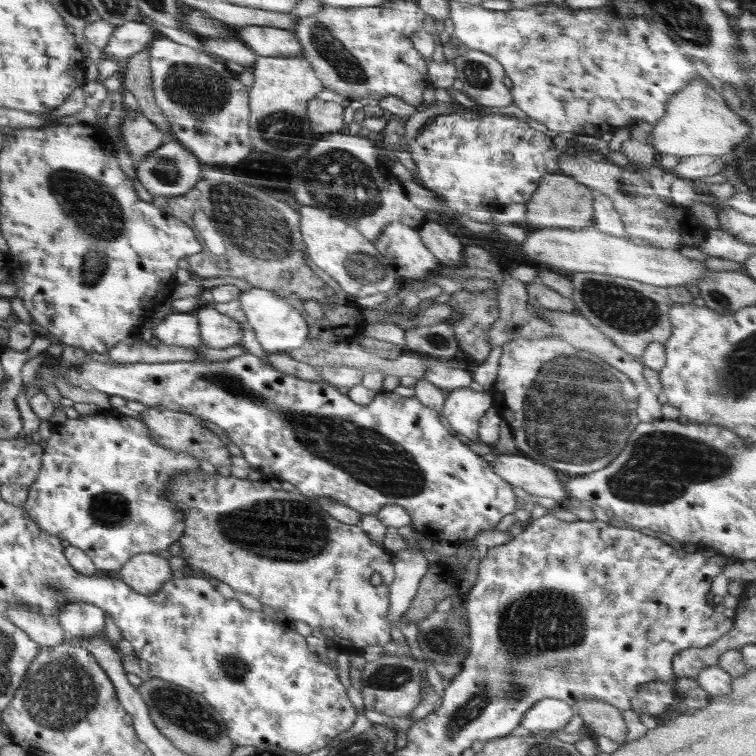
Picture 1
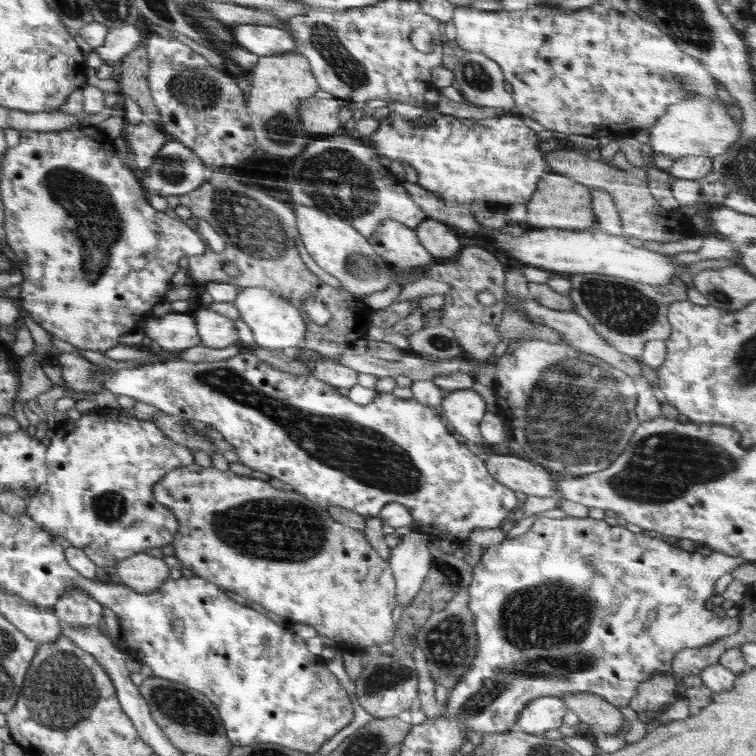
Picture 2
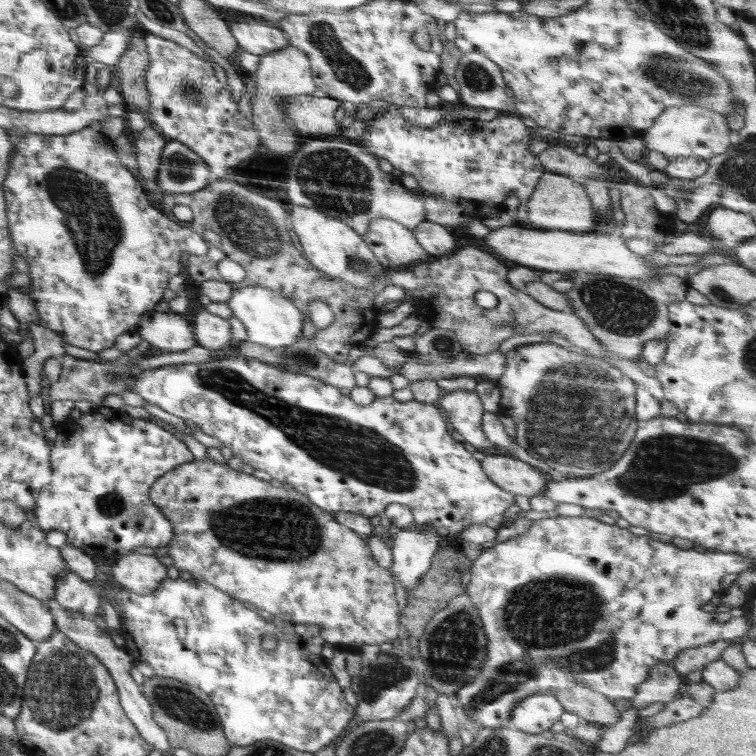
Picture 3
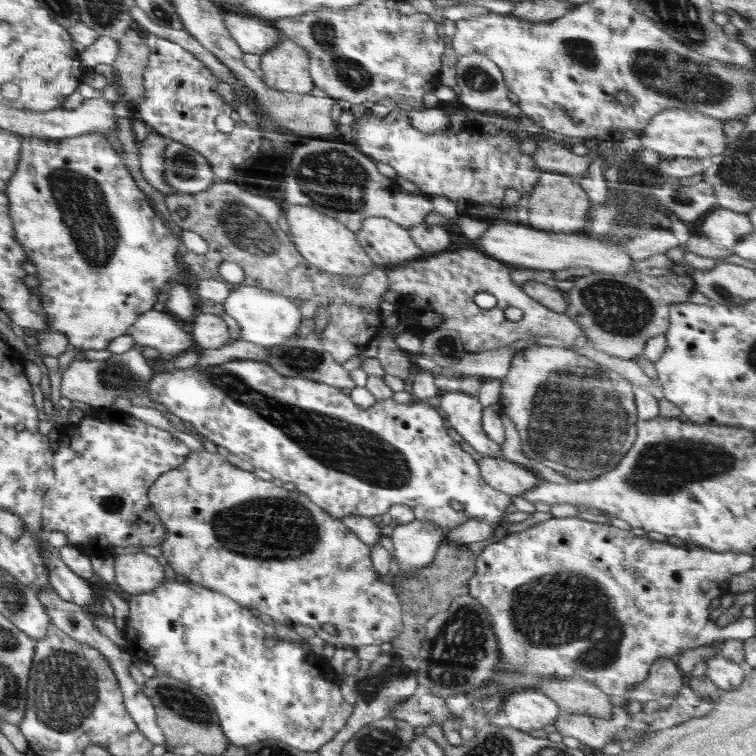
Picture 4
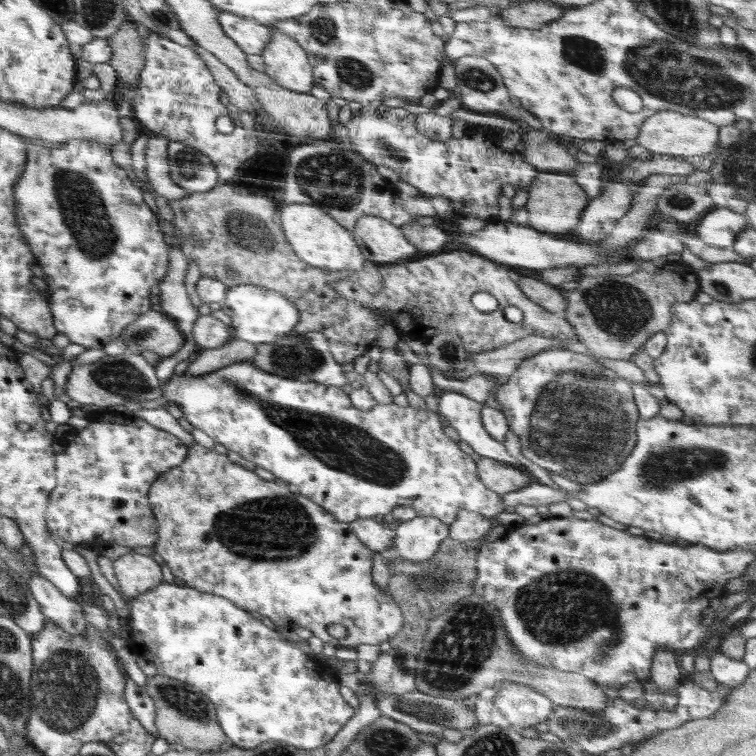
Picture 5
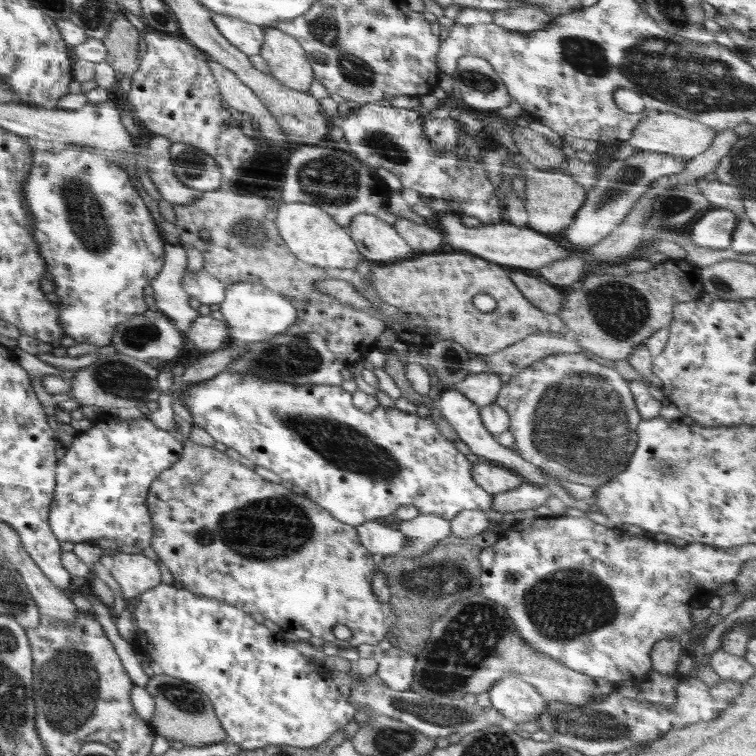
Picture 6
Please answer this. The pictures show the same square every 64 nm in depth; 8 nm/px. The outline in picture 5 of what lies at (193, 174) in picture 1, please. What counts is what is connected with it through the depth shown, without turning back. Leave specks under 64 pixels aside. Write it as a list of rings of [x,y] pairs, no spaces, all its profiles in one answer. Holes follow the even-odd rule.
[[[169,141],[167,158],[171,179],[187,192],[206,192],[218,184],[215,164],[195,148]]]

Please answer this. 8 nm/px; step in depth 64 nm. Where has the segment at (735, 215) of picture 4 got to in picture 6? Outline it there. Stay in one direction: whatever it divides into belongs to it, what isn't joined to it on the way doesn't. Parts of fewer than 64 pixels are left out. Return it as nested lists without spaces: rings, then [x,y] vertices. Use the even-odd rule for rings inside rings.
[[[727,208],[705,212],[692,226],[689,239],[706,248],[727,248],[740,216]]]

